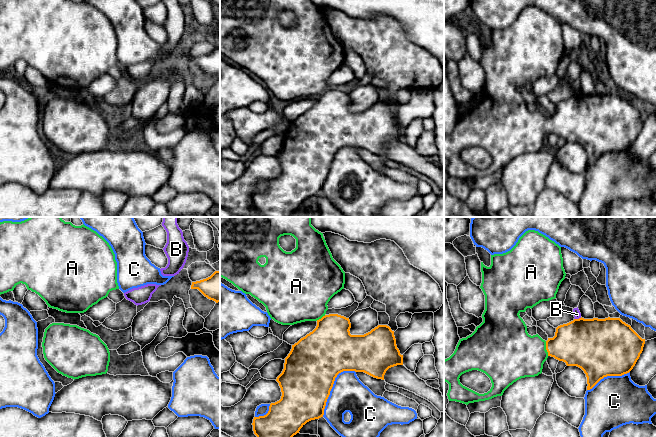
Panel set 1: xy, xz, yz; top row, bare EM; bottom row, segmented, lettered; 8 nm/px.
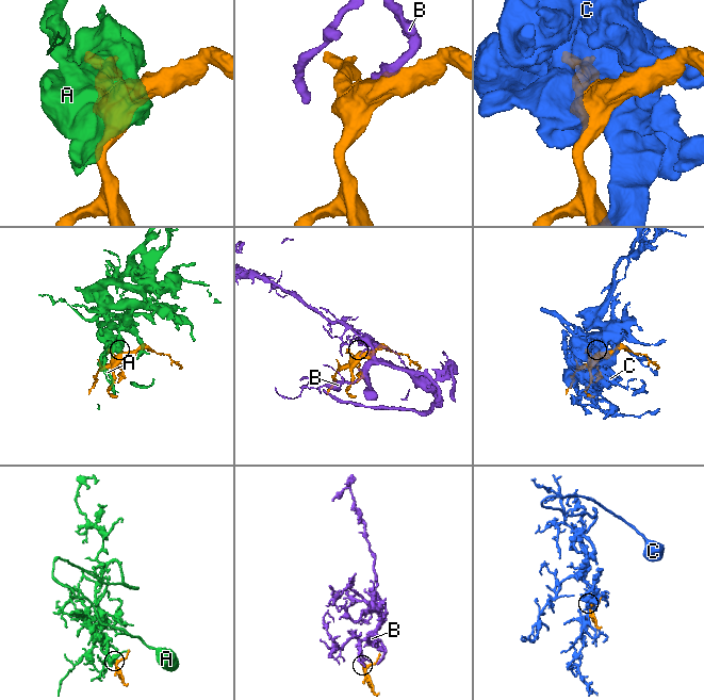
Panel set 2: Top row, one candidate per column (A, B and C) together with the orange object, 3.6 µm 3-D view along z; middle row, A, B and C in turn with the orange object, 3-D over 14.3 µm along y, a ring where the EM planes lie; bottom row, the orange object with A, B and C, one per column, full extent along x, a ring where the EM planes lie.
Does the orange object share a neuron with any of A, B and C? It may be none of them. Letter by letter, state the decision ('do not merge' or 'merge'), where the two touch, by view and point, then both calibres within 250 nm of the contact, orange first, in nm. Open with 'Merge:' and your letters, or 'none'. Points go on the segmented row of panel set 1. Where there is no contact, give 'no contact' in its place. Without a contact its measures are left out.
Merge: A
A: merge; contact yz (546, 348); calibres 360 and 380 nm
B: do not merge; contact yz (577, 319); calibres 440 and 60 nm
C: do not merge; contact xz (332, 386); calibres 420 and 280 nm

